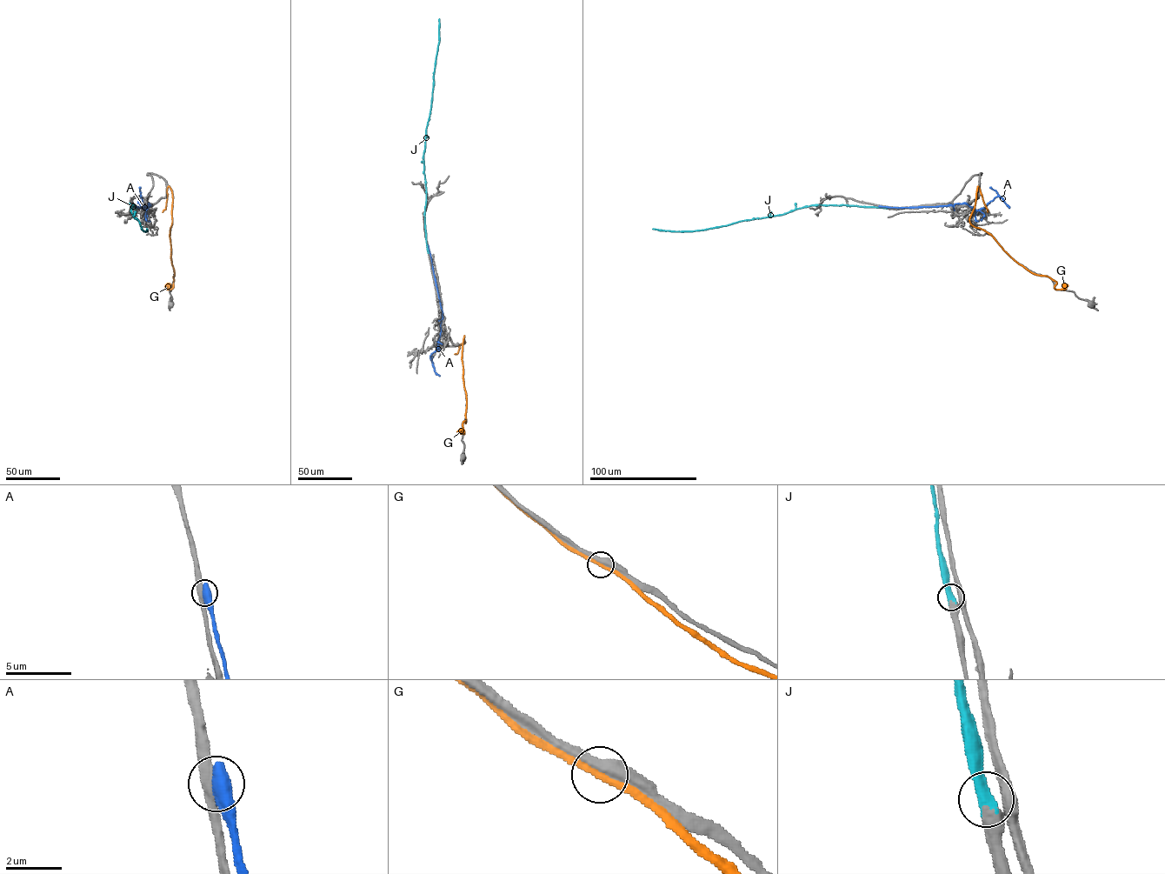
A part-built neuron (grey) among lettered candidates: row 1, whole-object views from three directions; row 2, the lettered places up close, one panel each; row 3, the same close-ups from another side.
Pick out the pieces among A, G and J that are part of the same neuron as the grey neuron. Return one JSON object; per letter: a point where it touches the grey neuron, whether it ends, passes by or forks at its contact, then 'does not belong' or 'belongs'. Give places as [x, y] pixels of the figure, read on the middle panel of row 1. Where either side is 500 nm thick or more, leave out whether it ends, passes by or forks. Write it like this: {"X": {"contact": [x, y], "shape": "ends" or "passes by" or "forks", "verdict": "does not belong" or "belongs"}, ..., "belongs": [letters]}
{"A": {"contact": [428, 245], "verdict": "does not belong"}, "G": {"contact": [464, 387], "shape": "passes by", "verdict": "does not belong"}, "J": {"contact": [428, 252], "shape": "ends", "verdict": "belongs"}, "belongs": ["J"]}

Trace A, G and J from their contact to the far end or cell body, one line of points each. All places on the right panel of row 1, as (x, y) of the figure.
A: (879, 206), (936, 207), (967, 203), (979, 210), (1000, 196), (1009, 208)
G: (1021, 265), (991, 235), (970, 223), (978, 186), (988, 212)
J: (886, 208), (811, 205), (782, 215), (702, 230), (652, 229)

